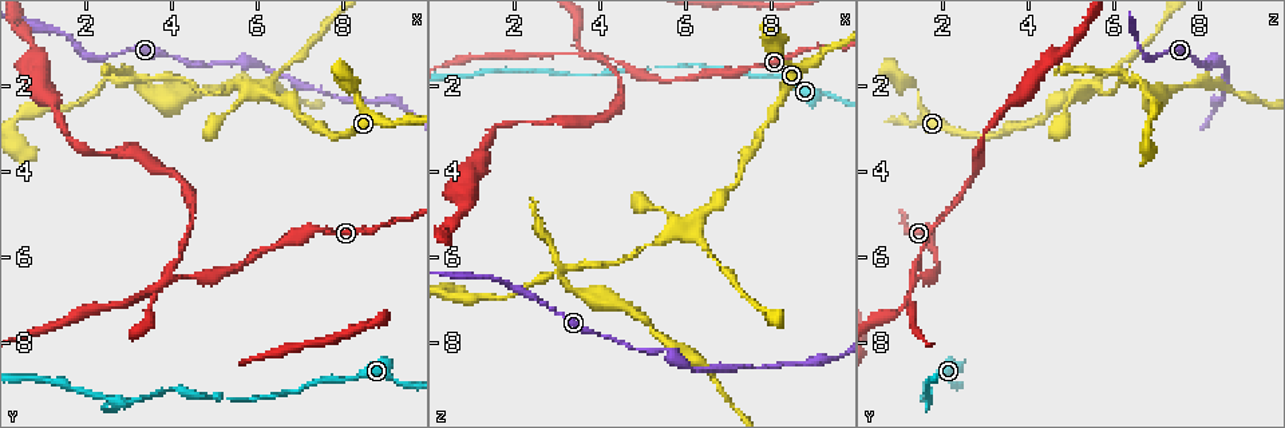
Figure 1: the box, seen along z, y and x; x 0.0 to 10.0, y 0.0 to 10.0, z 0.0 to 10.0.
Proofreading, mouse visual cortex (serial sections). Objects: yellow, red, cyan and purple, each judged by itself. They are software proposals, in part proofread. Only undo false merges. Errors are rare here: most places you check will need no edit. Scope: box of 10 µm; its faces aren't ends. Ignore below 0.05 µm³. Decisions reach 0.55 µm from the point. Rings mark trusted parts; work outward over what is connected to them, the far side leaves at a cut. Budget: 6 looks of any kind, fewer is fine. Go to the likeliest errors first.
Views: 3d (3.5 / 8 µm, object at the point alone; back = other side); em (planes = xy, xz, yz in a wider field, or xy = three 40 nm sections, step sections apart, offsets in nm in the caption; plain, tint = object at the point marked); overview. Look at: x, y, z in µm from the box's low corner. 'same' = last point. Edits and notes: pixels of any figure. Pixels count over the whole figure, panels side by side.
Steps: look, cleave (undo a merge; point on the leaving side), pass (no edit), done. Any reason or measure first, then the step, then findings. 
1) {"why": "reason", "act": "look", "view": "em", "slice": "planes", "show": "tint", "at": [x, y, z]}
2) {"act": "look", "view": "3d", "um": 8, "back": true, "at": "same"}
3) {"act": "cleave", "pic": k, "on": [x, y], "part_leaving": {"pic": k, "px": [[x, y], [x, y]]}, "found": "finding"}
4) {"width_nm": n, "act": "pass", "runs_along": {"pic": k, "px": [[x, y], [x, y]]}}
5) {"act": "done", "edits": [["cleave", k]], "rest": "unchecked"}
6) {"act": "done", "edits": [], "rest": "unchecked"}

{"why": "four-way junction", "act": "look", "view": "3d", "um": 8, "at": [3.95, 6.50, 1.35]}

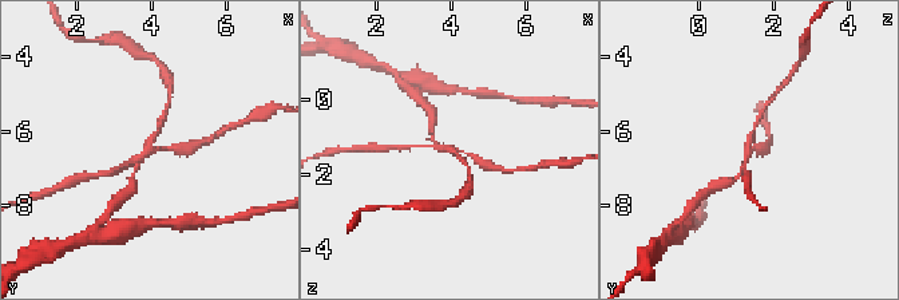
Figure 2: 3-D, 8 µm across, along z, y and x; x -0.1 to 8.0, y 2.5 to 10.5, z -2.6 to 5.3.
{"act": "look", "view": "em", "slice": "xy", "step": 1, "show": "tint", "at": "same"}

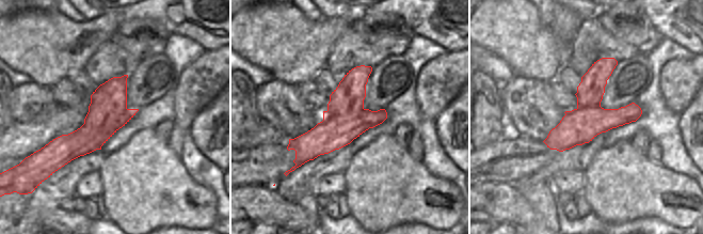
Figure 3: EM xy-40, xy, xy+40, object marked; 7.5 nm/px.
{"arm_widths_nm": [150, 150, 150, 250], "act": "cleave", "pic": 2, "on": [725, 182], "border": {"pic": 3, "px": [[127, 109], [106, 131], [83, 124]]}, "found": "a second cell is stuck on"}

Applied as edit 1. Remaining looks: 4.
{"why": "looks like a crossing", "act": "look", "view": "3d", "um": 3.5, "at": [5.95, 2.20, 5.35]}

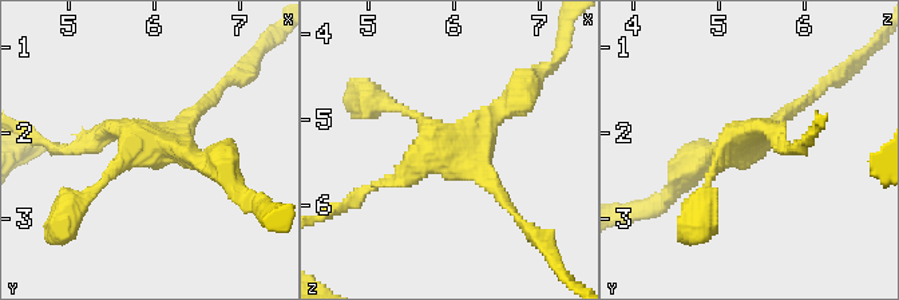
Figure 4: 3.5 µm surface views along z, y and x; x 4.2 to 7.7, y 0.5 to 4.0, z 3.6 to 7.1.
{"arms": 4, "act": "pass", "runs_along": {"pic": 4, "px": [[521, 90], [463, 142], [385, 182]]}, "found": "continuous, no second cell"}

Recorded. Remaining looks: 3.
{"act": "done", "edits": [["cleave", 2]], "rest": "unchecked"}

